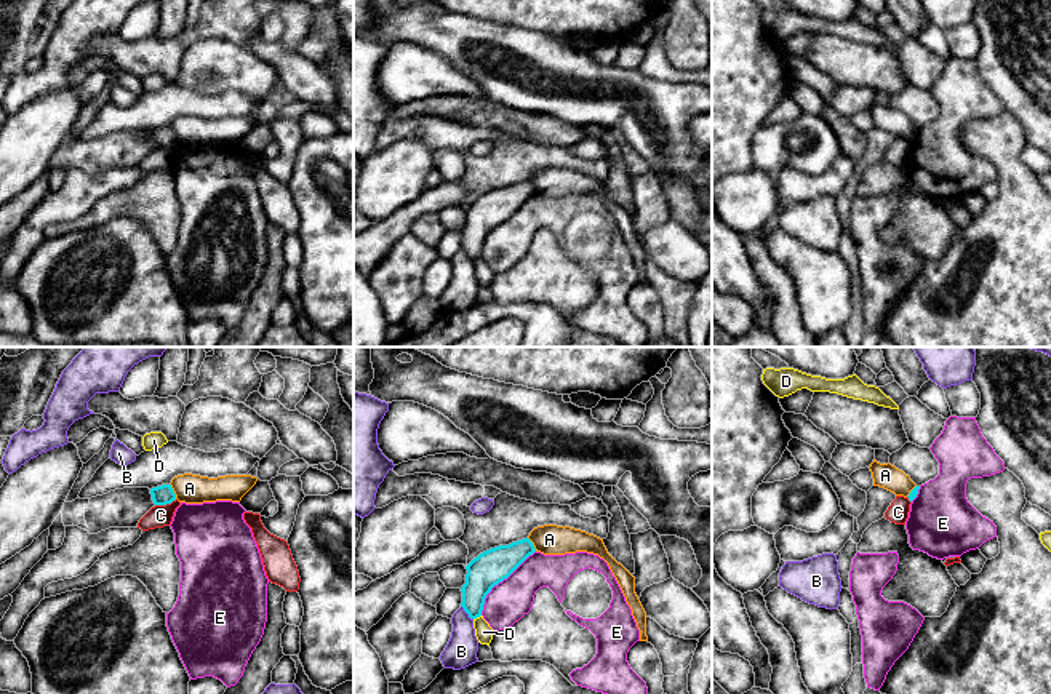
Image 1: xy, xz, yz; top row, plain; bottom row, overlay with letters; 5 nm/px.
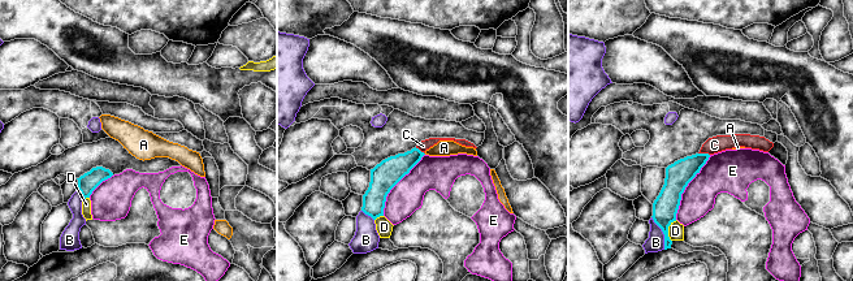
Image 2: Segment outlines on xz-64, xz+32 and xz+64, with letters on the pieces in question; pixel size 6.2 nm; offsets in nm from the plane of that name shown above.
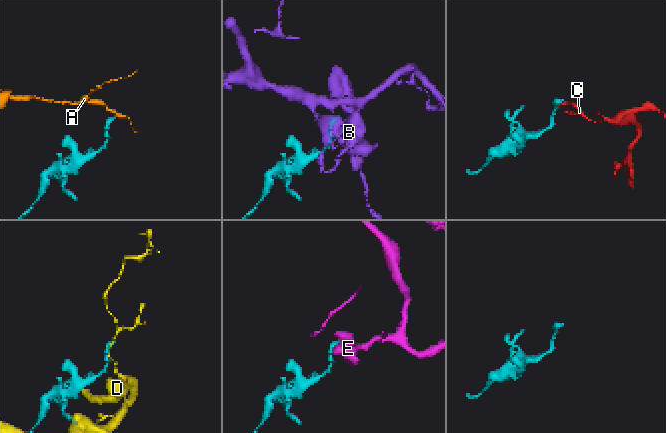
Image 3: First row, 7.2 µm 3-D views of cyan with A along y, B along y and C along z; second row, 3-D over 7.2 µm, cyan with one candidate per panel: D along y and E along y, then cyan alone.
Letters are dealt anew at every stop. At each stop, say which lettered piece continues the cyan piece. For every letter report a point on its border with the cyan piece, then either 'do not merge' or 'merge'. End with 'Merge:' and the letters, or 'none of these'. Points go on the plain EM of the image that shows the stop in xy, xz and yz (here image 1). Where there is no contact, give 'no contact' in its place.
A: contact xy (173, 133); do not merge
B: contact xz (466, 253); do not merge
C: contact xy (165, 146); do not merge
D: contact xz (477, 258); do not merge
E: contact xz (499, 223); do not merge
Merge: none of these

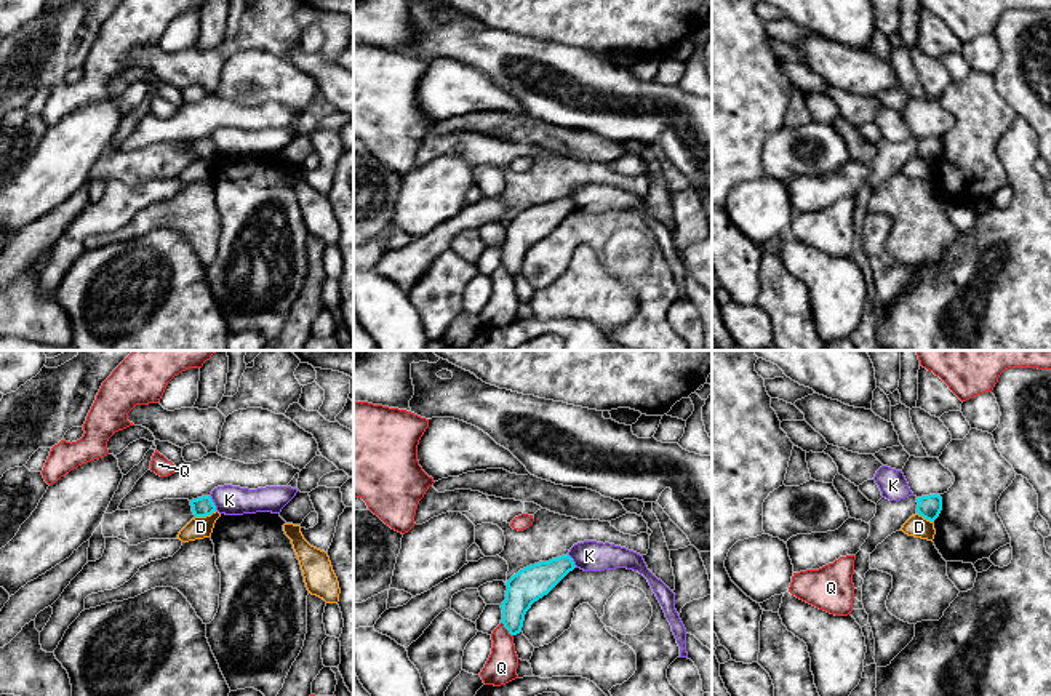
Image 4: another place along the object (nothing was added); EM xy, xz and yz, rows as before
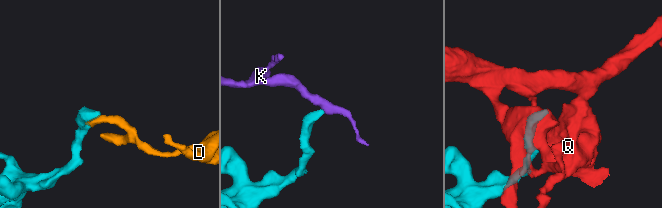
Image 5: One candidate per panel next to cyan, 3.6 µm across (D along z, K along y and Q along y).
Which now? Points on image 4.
D: contact xy (205, 157); do not merge
K: contact xy (213, 144); do not merge
Q: contact xz (506, 269); do not merge
Merge: none of these

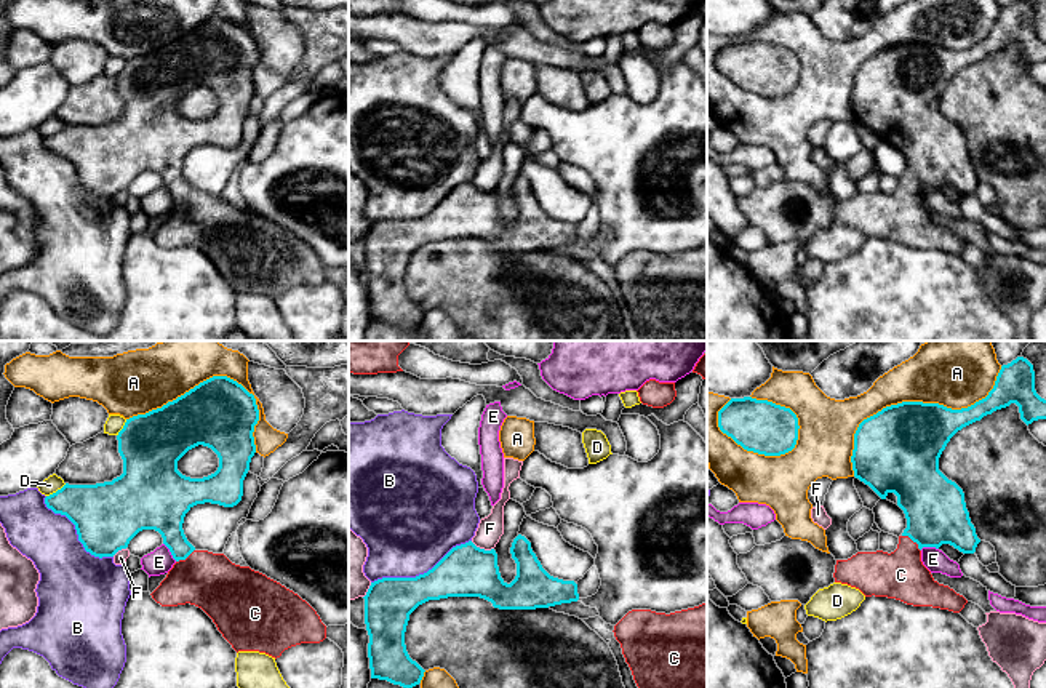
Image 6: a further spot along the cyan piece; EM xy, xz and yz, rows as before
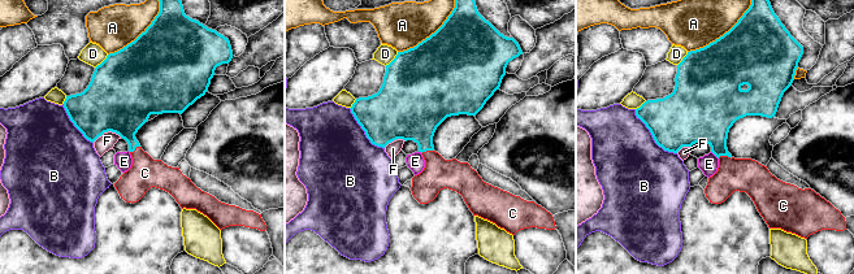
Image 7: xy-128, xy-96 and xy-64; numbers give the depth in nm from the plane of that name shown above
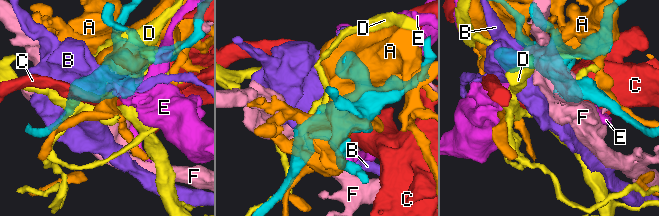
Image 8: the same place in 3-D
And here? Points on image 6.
A: contact yz (910, 44); do not merge
B: contact xz (421, 216); do not merge
C: contact yz (914, 183); merge
D: contact xy (58, 132); do not merge
E: contact xy (170, 192); do not merge
F: contact xz (482, 191); do not merge
Merge: C

